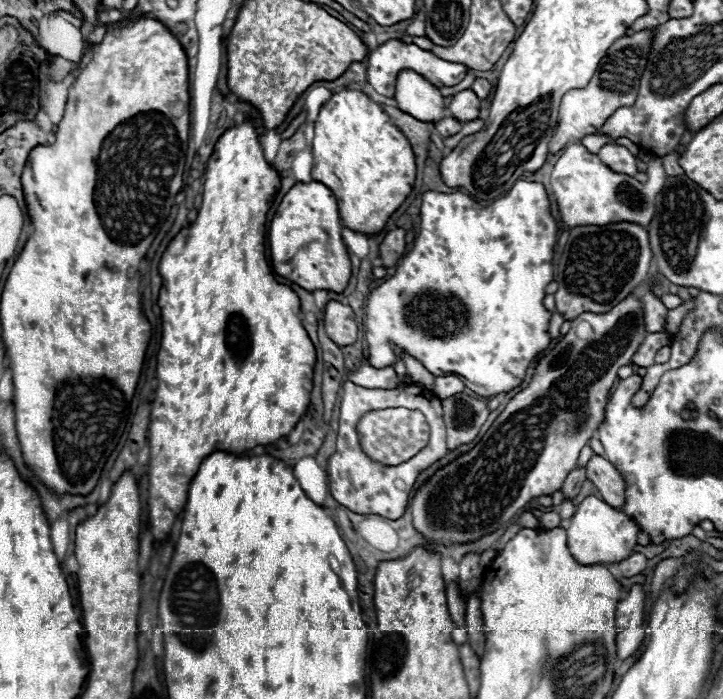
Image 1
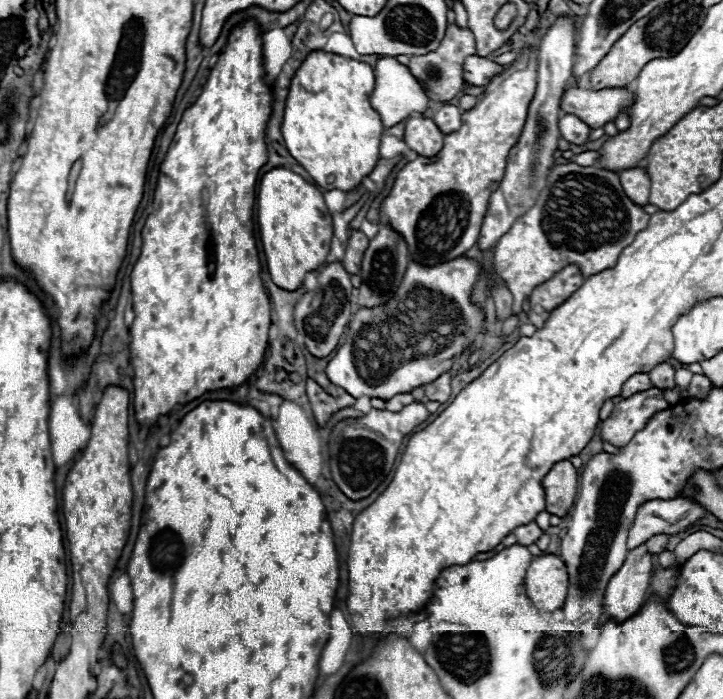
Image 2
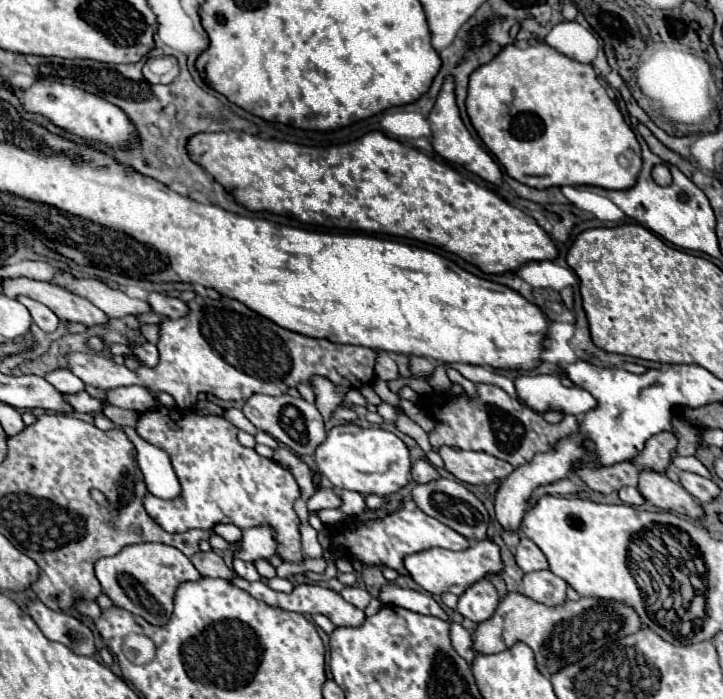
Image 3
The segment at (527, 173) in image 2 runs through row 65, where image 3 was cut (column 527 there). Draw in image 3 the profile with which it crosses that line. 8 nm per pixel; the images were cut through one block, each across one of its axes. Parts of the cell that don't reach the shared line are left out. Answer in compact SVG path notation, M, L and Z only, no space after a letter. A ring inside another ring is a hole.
M522 536L520 544L516 546L516 562L526 574L548 568L548 560L546 560L544 552L526 536Z

